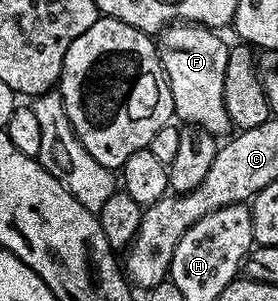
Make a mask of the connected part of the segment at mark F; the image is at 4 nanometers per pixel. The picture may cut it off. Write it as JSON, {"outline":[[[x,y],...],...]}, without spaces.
{"outline":[[[175,23],[157,34],[158,58],[166,72],[166,82],[172,91],[174,117],[188,125],[198,125],[204,131],[229,134],[232,126],[224,107],[224,75],[228,71],[231,46],[221,41],[219,34],[206,25]]]}

